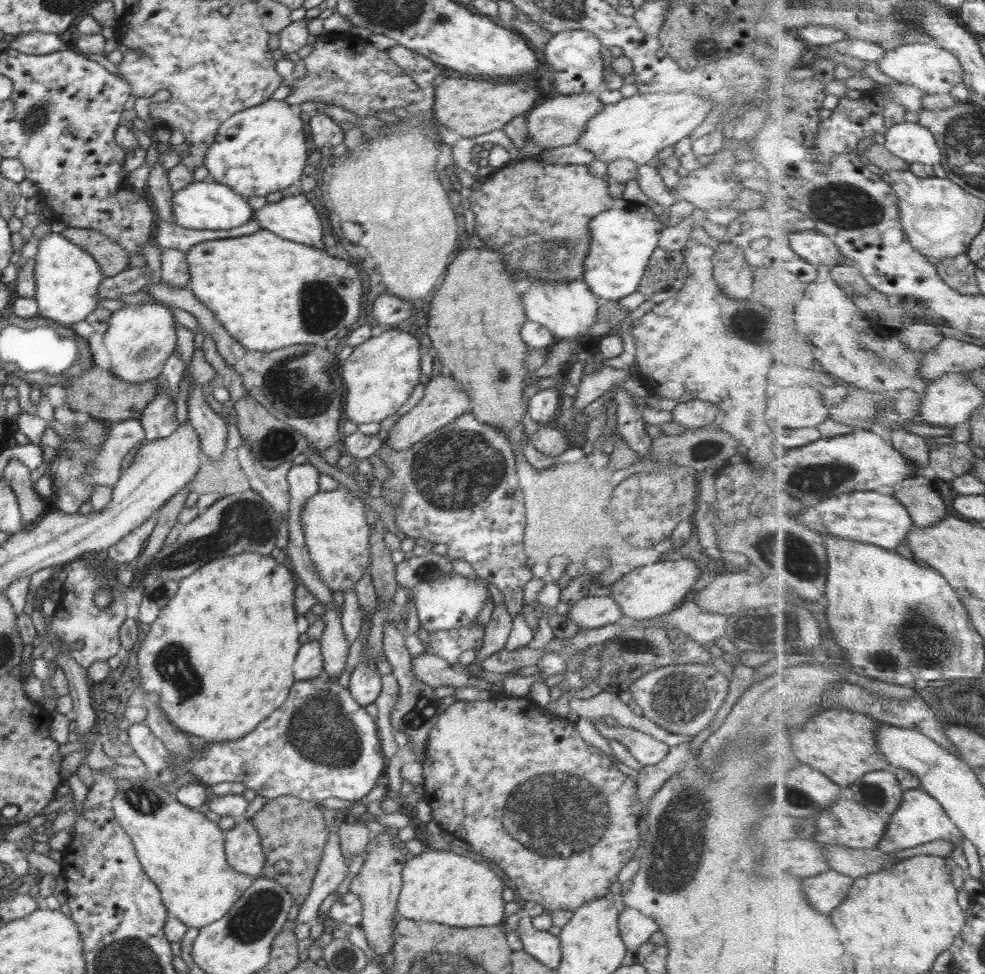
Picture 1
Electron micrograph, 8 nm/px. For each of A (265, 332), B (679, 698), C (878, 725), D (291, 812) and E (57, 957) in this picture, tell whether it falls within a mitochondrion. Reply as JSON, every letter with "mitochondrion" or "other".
{"A":"other","B":"mitochondrion","C":"other","D":"other","E":"other"}

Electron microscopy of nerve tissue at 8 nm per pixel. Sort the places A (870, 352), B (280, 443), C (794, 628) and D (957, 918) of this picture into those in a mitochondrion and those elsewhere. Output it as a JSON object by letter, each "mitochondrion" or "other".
{"A":"mitochondrion","B":"mitochondrion","C":"mitochondrion","D":"other"}

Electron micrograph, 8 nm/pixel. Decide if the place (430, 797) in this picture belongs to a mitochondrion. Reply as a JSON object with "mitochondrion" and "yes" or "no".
{"mitochondrion":"no"}

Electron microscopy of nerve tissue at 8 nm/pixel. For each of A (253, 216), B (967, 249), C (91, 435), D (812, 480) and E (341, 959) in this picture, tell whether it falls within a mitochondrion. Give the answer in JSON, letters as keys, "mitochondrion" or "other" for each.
{"A":"other","B":"other","C":"mitochondrion","D":"mitochondrion","E":"mitochondrion"}

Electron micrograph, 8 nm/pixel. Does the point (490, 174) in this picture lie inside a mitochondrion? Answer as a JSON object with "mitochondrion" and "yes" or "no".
{"mitochondrion":"no"}

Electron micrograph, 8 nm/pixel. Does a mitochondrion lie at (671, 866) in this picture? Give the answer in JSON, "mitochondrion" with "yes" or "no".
{"mitochondrion":"yes"}

